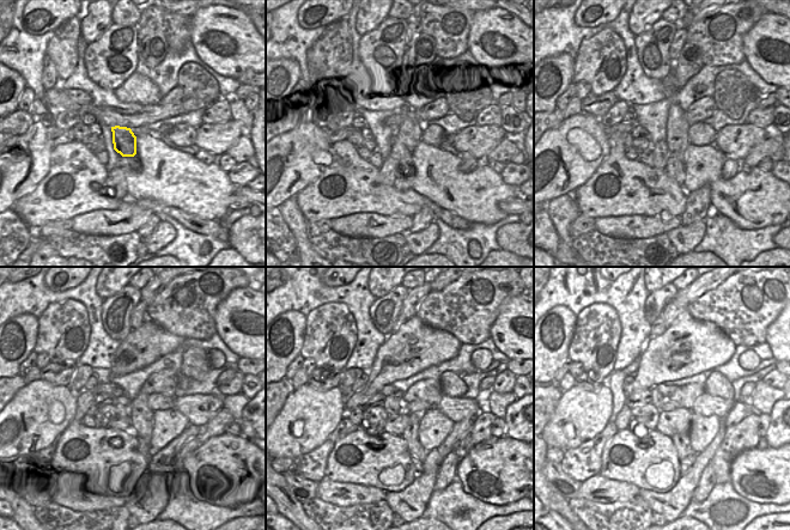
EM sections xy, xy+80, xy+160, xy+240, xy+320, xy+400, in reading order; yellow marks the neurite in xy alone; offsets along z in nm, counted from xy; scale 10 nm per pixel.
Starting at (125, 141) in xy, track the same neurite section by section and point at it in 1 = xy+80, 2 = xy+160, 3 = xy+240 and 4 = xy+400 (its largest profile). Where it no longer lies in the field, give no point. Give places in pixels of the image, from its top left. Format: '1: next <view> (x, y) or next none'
1: next xy+80 (405, 168)
2: next xy+160 (675, 169)
3: next xy+240 (144, 449)
4: next xy+400 (686, 467)

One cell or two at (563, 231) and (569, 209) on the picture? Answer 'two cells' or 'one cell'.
one cell

